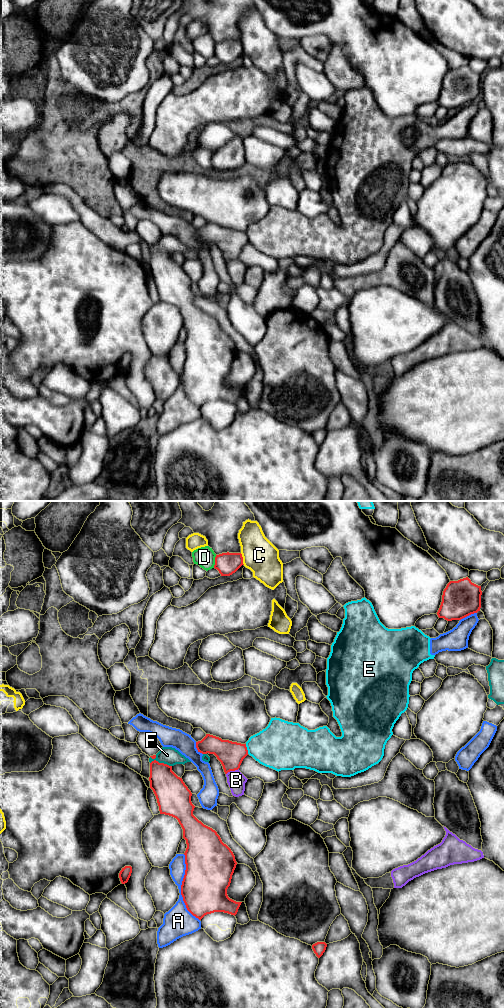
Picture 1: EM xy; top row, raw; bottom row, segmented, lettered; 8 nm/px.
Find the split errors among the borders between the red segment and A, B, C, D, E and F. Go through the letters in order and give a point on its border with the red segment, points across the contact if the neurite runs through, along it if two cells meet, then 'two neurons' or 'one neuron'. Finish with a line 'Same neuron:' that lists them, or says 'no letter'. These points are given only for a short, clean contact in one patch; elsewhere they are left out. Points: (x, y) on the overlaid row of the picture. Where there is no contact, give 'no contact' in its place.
A: xy (181, 888) | two neurons
B: xy (232, 770) | two neurons
C: xy (242, 559) | two neurons
D: xy (215, 561) | two neurons
E: xy (246, 749) | along xy (245, 744), (248, 753) | two neurons
F: xy (161, 763) | two neurons
Same neuron: no letter

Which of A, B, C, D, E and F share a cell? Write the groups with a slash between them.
A E / B / C / D / F

